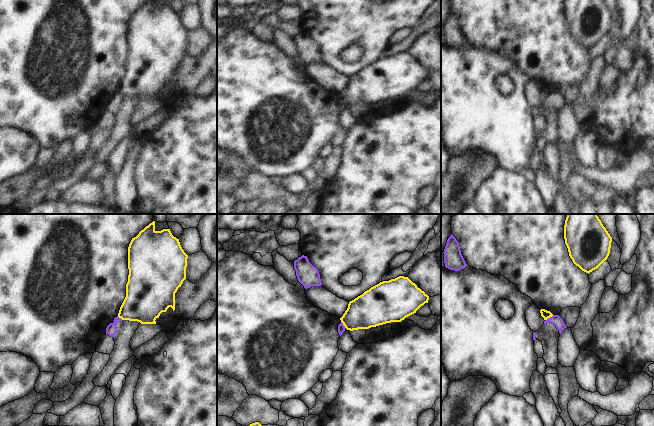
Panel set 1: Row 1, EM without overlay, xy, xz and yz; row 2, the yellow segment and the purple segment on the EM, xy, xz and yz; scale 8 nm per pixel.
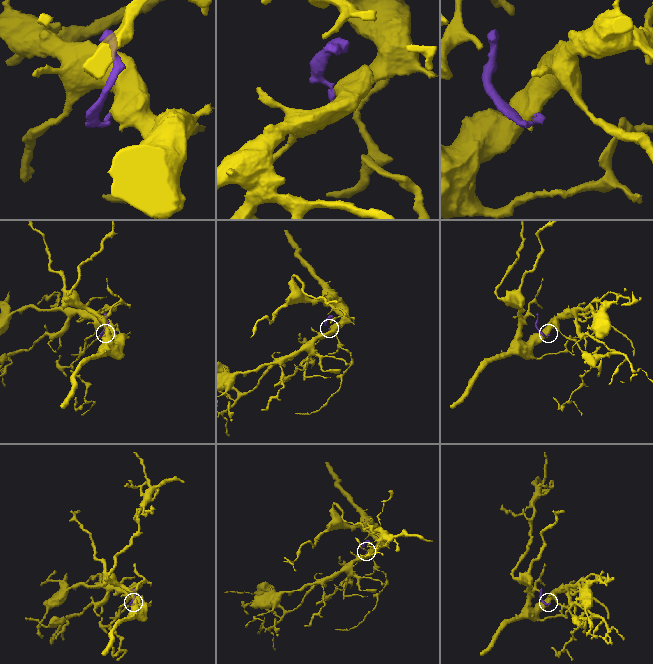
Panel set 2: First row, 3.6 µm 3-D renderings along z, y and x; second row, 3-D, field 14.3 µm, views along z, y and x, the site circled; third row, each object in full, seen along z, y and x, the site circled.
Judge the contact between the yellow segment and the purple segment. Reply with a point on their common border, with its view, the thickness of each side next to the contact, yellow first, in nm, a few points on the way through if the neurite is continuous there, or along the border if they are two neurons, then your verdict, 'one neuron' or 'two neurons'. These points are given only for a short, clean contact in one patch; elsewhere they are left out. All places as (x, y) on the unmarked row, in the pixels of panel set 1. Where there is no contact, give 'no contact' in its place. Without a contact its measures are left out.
contact yz (549, 93); calibres 70 and 80 nm; border yz (553, 91), (545, 96); two neurons

